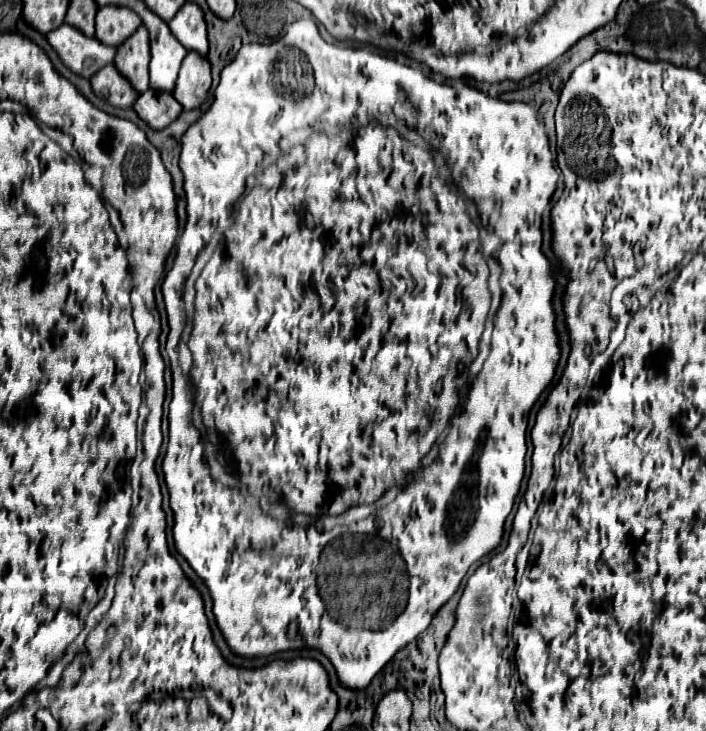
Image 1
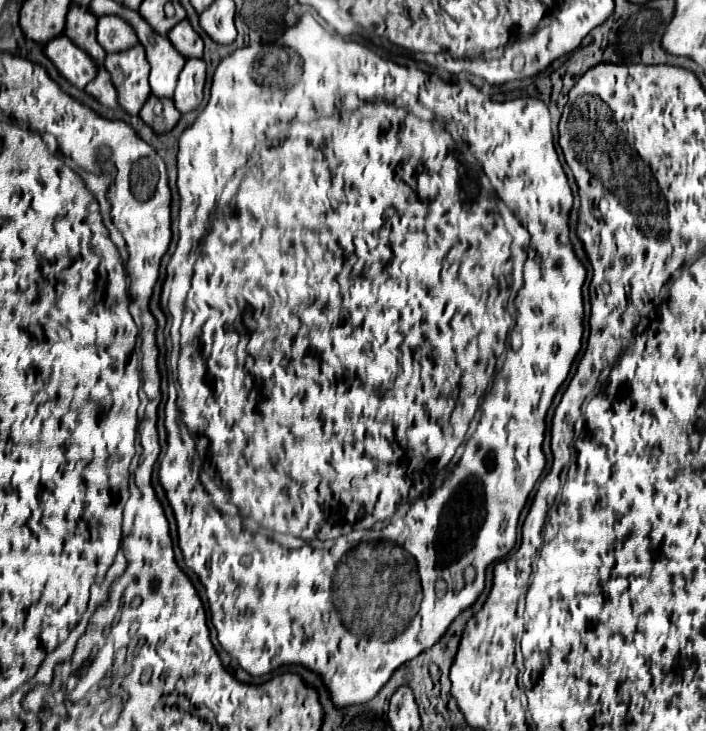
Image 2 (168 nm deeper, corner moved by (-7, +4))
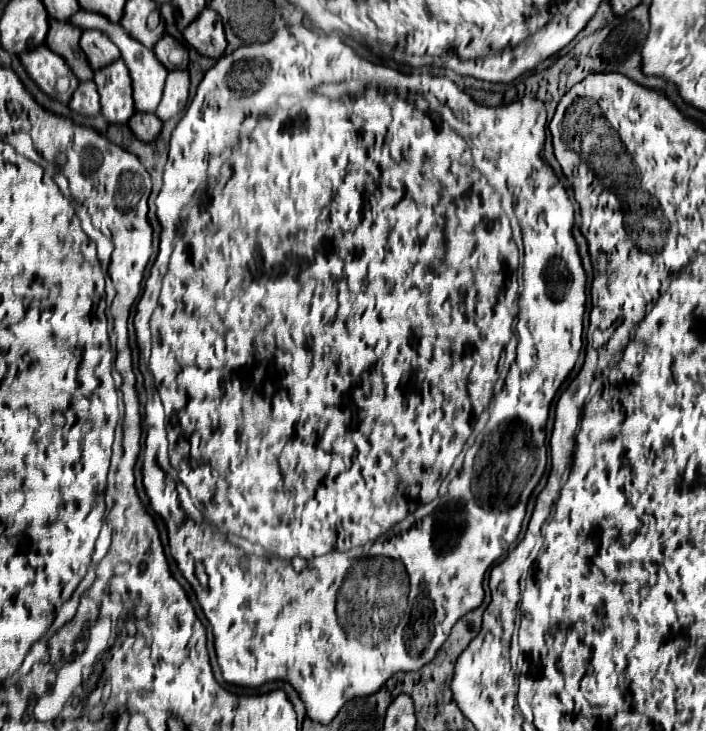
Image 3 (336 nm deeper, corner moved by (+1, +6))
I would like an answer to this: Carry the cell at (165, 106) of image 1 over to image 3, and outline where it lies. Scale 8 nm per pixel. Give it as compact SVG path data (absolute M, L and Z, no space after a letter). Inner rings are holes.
M134 113L128 121L130 129L140 141L154 141L162 129L162 121L156 117L156 113Z

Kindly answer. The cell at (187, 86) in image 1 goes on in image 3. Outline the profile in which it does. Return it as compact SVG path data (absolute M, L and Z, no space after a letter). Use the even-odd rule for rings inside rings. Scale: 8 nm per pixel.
M188 71L168 73L164 95L162 95L162 101L160 101L158 109L156 109L156 115L162 121L168 121L168 119L176 117L188 103L188 91L190 91L190 75L188 75Z

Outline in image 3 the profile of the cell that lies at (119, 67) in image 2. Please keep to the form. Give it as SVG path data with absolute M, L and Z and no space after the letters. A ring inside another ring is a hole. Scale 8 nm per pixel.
M122 59L98 69L94 83L102 97L102 115L110 123L126 123L134 115L134 99L130 87L130 73Z

